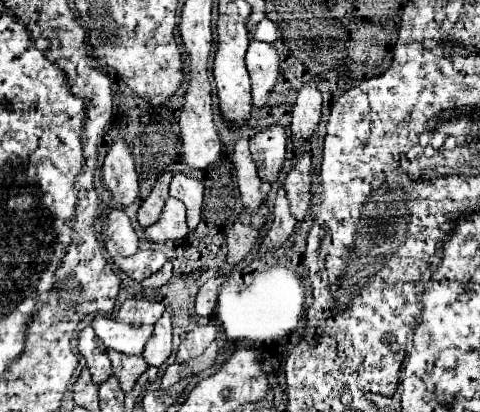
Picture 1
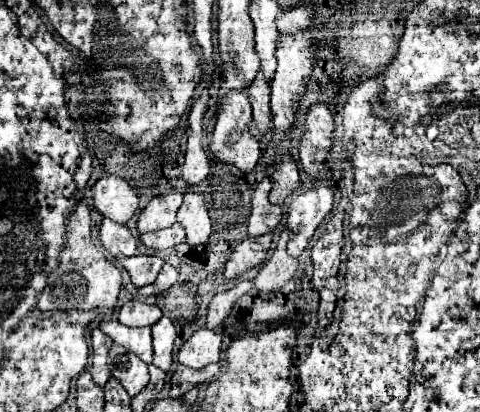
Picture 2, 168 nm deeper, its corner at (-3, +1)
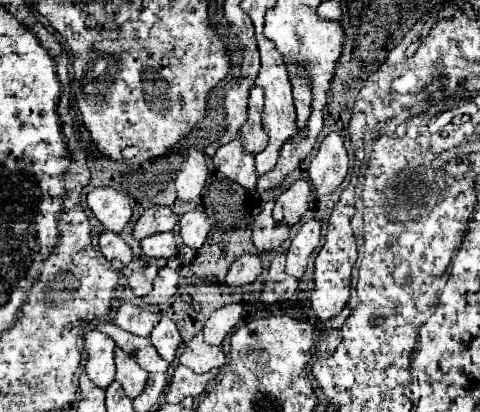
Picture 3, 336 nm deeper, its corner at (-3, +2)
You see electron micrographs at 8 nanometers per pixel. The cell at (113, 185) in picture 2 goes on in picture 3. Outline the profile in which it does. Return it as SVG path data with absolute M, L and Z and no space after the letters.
M96 187L88 193L88 207L94 217L108 229L120 233L132 217L130 199L110 187Z

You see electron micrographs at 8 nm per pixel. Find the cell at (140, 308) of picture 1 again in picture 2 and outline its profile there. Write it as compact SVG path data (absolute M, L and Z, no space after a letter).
M126 302L120 312L118 320L126 326L152 326L158 318L162 316L162 310L152 304L142 304L142 302Z

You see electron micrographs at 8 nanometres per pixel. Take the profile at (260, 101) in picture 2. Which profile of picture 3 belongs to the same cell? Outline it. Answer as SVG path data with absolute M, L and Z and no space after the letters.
M258 87L250 89L250 105L248 105L248 119L240 129L242 145L246 153L260 153L268 145L268 133L262 127L262 107L264 107L264 91Z

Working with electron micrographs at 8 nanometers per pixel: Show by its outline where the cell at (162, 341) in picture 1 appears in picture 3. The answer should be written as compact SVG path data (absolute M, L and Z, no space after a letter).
M168 317L160 319L160 323L150 333L150 341L156 347L156 351L160 353L160 357L166 359L168 363L172 363L172 359L174 359L174 355L178 351L178 345L182 343L176 325Z

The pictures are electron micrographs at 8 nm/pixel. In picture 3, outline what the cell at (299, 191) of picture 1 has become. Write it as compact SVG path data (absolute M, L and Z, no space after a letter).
M312 219L304 223L298 229L296 237L292 239L292 245L286 253L286 273L296 279L302 279L308 265L308 257L318 247L318 243L320 243L320 221Z

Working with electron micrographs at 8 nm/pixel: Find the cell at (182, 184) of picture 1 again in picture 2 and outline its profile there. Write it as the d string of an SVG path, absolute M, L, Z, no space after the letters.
M186 192L184 194L184 202L178 210L178 222L184 226L186 242L190 246L204 244L208 240L212 222L208 216L204 194L200 194L200 192Z

